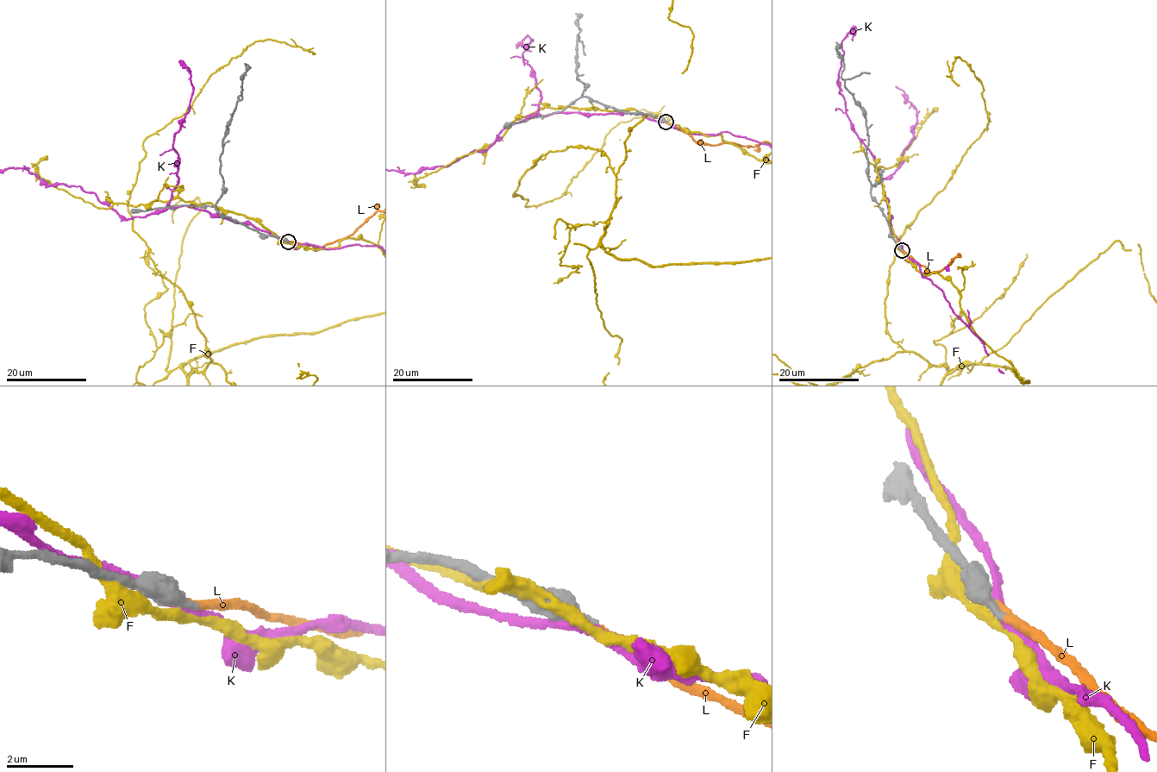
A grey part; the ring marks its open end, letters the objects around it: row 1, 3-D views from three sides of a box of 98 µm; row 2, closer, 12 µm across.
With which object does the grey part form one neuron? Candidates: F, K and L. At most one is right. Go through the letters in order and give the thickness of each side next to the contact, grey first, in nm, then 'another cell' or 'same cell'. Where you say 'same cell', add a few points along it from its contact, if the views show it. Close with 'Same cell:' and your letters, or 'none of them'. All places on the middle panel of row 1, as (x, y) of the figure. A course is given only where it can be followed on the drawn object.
F: 400/380 nm | another cell
K: 550/240 nm | another cell
L: 480/220 nm | same cell
Same cell: L

